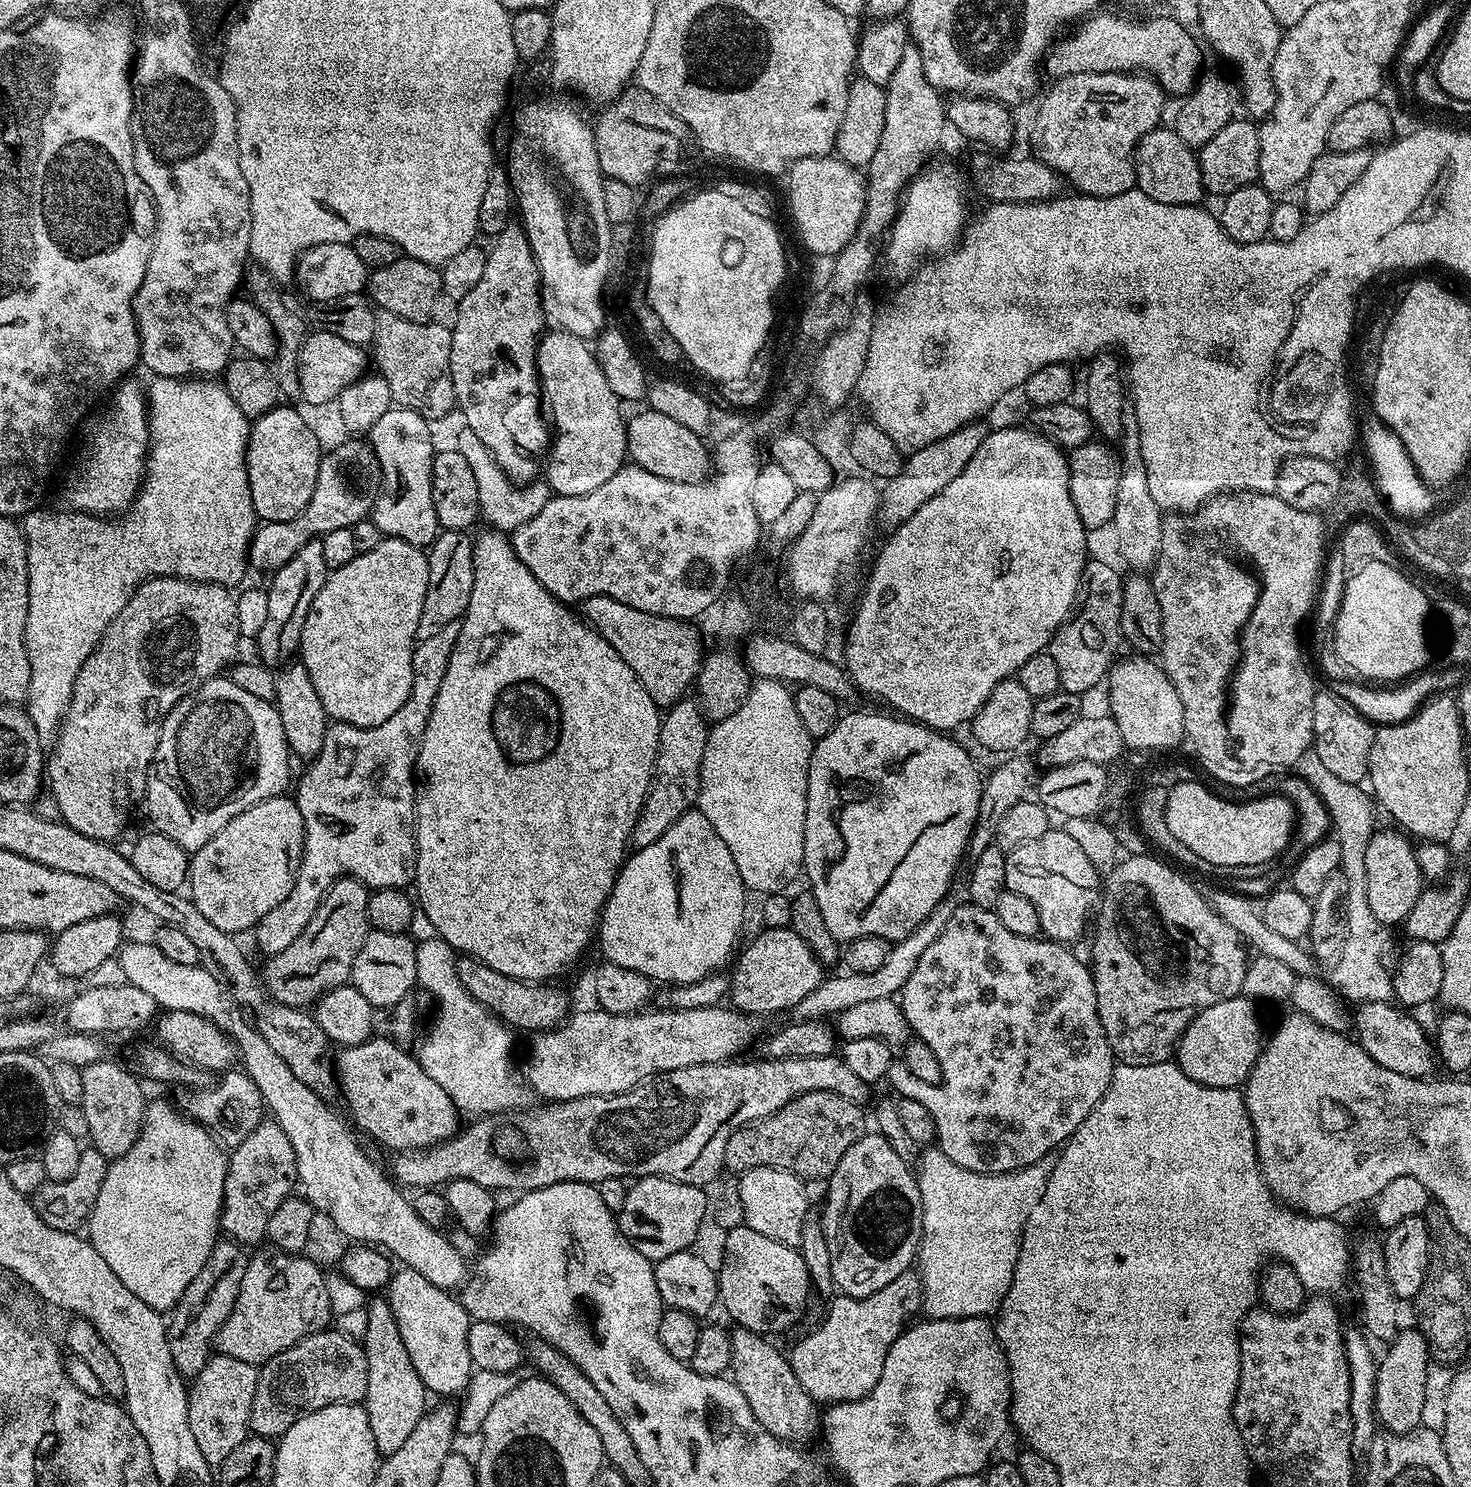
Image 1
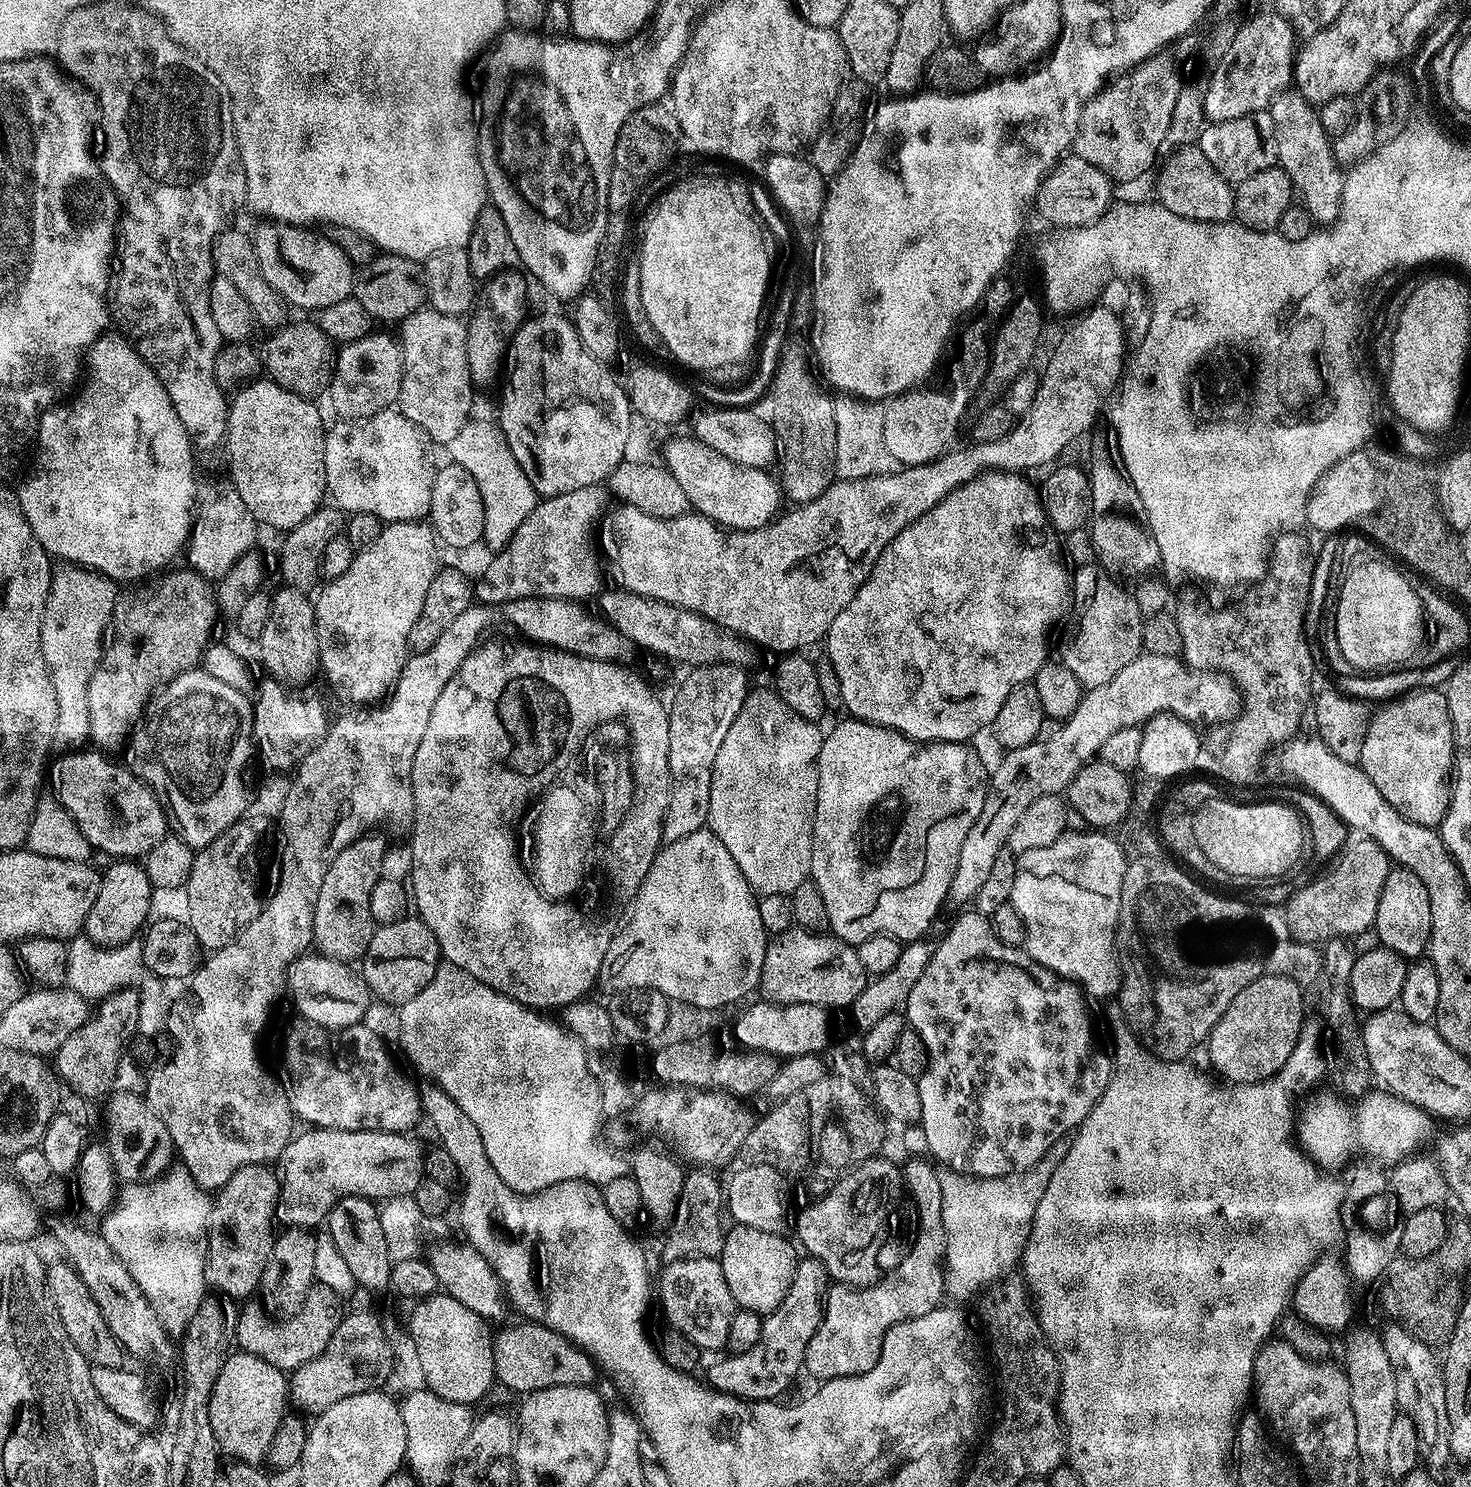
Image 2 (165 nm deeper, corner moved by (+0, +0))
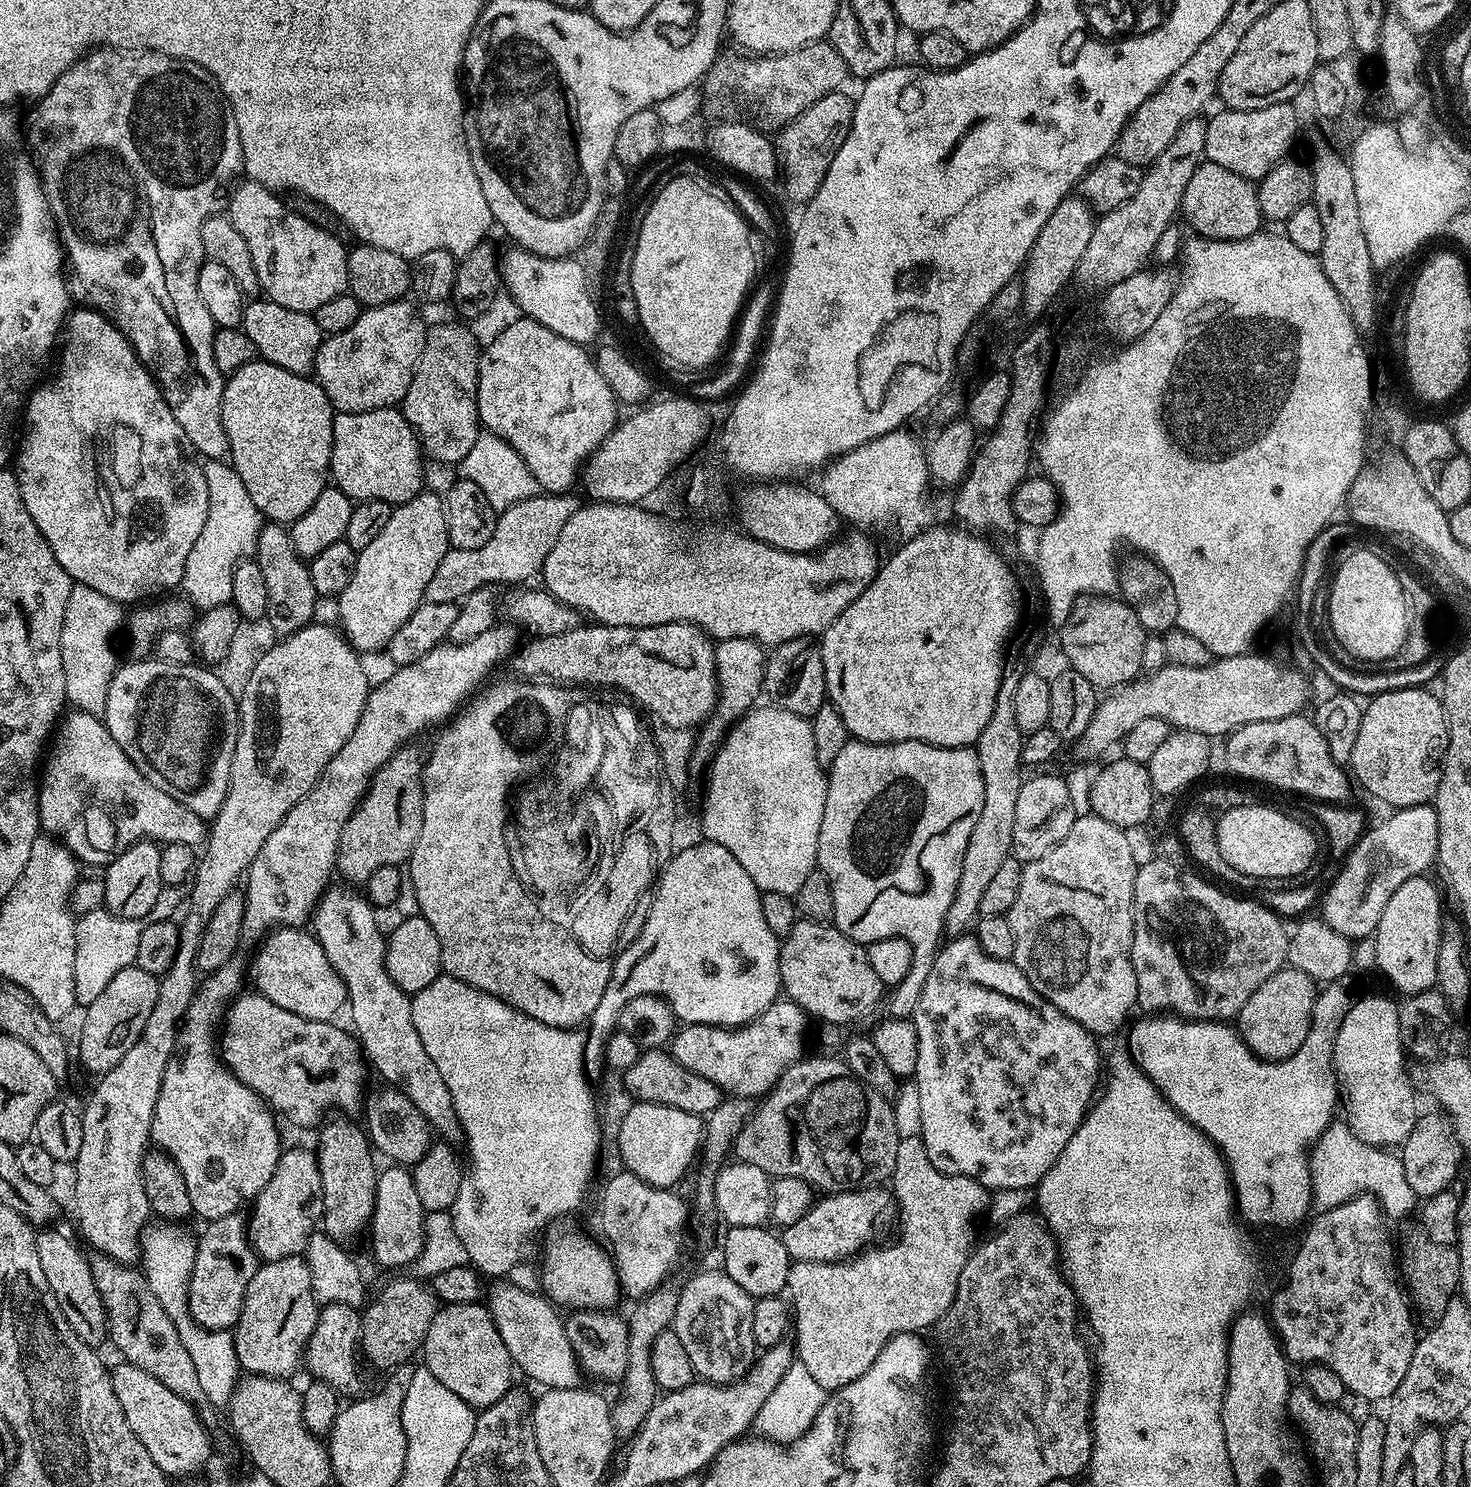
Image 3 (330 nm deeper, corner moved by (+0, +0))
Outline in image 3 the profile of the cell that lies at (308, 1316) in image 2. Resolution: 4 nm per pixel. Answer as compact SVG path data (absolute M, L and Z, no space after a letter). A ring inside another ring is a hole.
M341 1304L323 1305L316 1317L314 1334L308 1339L308 1347L304 1350L303 1363L306 1368L308 1364L309 1377L312 1380L326 1381L330 1387L345 1397L359 1397L365 1391L363 1390L364 1380L360 1377L361 1361L358 1359L358 1349L361 1344L361 1313L357 1309ZM356 1356L358 1361L356 1361Z

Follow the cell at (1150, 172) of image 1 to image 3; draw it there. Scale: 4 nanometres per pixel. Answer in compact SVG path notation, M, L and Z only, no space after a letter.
M1201 162L1186 186L1180 203L1182 216L1188 219L1197 237L1205 240L1241 240L1261 231L1262 217L1253 181L1226 170L1223 166Z

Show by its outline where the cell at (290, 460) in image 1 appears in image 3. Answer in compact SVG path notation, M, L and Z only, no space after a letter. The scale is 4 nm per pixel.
M254 359L242 370L231 373L227 377L224 393L222 394L222 426L226 426L226 438L228 439L228 451L230 453L230 463L235 468L238 476L242 480L243 486L250 494L254 506L263 514L265 521L291 526L296 523L314 502L318 502L318 494L322 494L324 488L330 484L330 469L332 467L332 443L334 442L334 422L332 417L334 409L326 390L321 386L320 381L311 375L299 376L290 370L282 370L282 366L274 366L269 360Z

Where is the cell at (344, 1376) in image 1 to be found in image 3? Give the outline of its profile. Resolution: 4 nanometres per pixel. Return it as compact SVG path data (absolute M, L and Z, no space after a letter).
M407 1279L390 1281L381 1290L380 1297L363 1309L362 1356L376 1368L395 1370L401 1364L409 1363L413 1359L411 1356L421 1351L426 1330L430 1330L430 1322L434 1322L438 1307L435 1295L419 1279Z

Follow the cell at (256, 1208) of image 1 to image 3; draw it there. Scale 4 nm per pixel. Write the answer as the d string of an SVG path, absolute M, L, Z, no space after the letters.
M243 1211L226 1218L207 1221L204 1233L196 1240L194 1270L188 1287L188 1313L196 1324L211 1332L235 1329L240 1321L246 1290L258 1267L258 1257L248 1243L248 1222Z

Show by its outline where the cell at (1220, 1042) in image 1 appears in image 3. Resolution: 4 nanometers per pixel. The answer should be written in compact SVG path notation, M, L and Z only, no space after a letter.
M1285 966L1266 978L1266 982L1246 998L1246 1006L1242 1006L1234 1020L1246 1046L1262 1060L1285 1060L1294 1055L1302 1042L1306 1042L1317 991L1317 981L1291 966Z

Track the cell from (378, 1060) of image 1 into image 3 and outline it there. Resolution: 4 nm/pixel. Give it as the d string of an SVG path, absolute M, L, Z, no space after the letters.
M259 994L244 995L237 995L222 1017L222 1031L218 1036L218 1055L243 1084L250 1086L250 1090L260 1095L261 1100L273 1113L281 1117L284 1115L290 1123L297 1124L300 1128L315 1129L325 1119L324 1111L327 1108L341 1108L344 1111L341 1113L352 1114L359 1104L361 1107L365 1103L366 1057L359 1040L347 1027L339 1028L336 1022L311 1020L298 1014L290 1014L290 1010L282 1010L282 1006L270 1002L270 998Z

